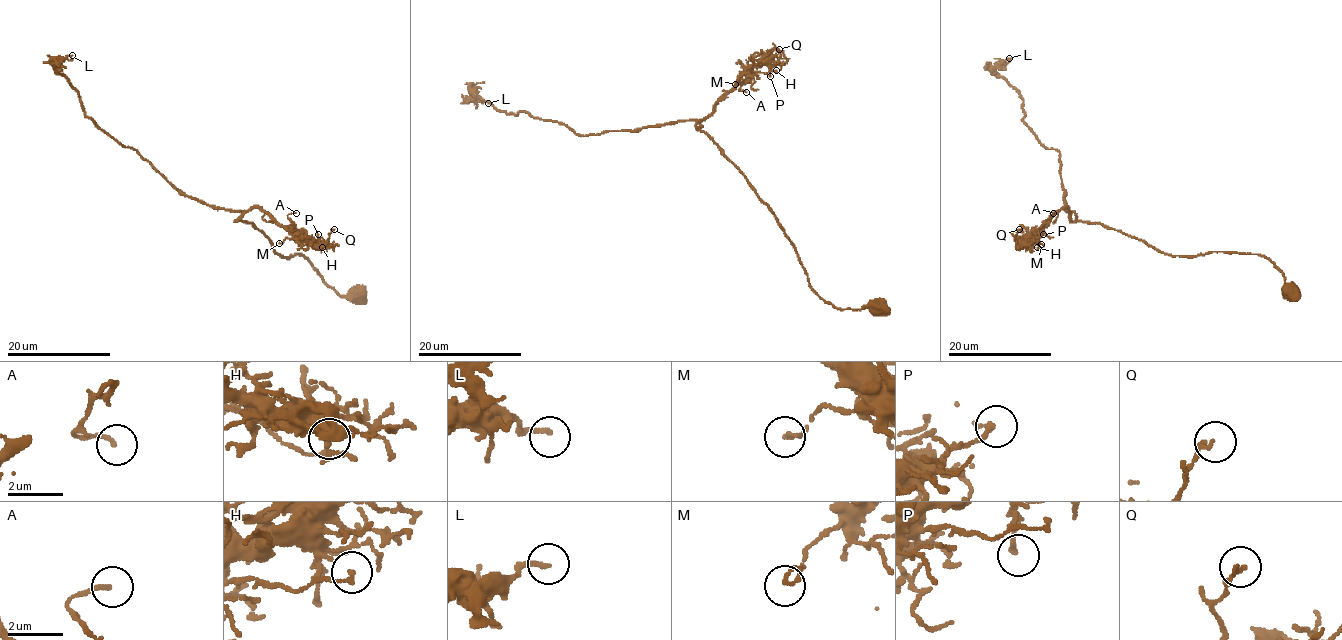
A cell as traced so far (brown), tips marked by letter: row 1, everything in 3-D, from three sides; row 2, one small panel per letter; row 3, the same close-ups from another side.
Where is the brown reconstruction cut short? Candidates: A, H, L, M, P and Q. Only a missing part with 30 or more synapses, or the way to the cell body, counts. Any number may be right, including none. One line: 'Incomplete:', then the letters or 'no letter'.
Incomplete: no letter

